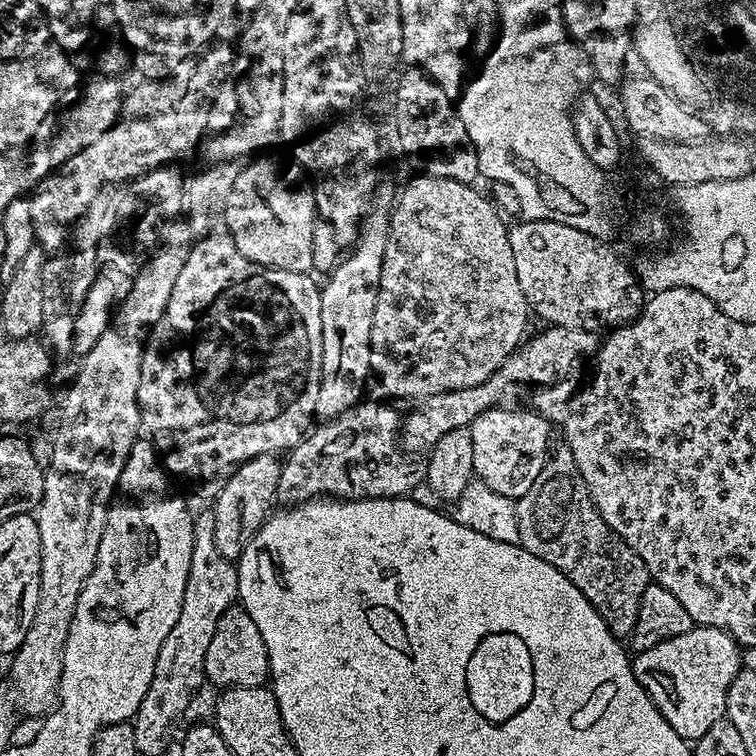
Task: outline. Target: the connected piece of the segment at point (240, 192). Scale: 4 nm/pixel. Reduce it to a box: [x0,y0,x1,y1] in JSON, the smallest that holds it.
[223,154,316,273]

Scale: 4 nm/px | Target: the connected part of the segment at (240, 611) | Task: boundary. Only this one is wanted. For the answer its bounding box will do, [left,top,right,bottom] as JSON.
[204,607,269,690]

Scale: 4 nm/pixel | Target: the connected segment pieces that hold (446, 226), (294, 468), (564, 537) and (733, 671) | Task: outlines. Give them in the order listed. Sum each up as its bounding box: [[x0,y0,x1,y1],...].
[[370,174,530,402],[277,398,426,505],[516,439,650,638],[632,626,741,742]]

